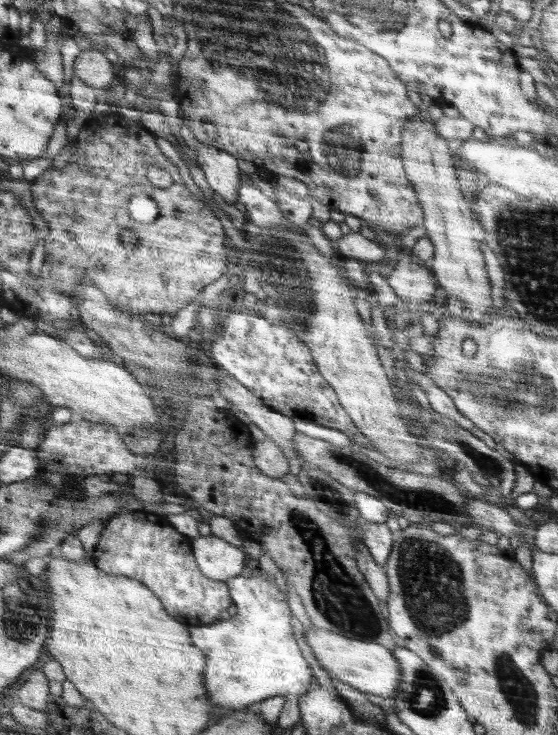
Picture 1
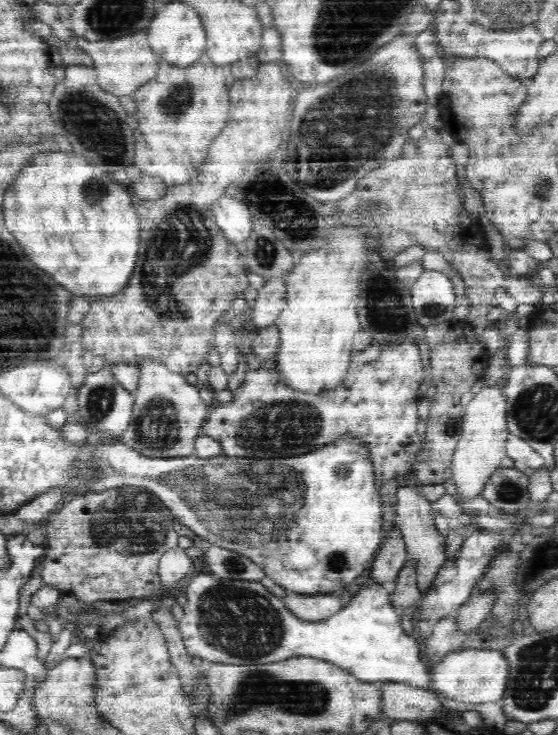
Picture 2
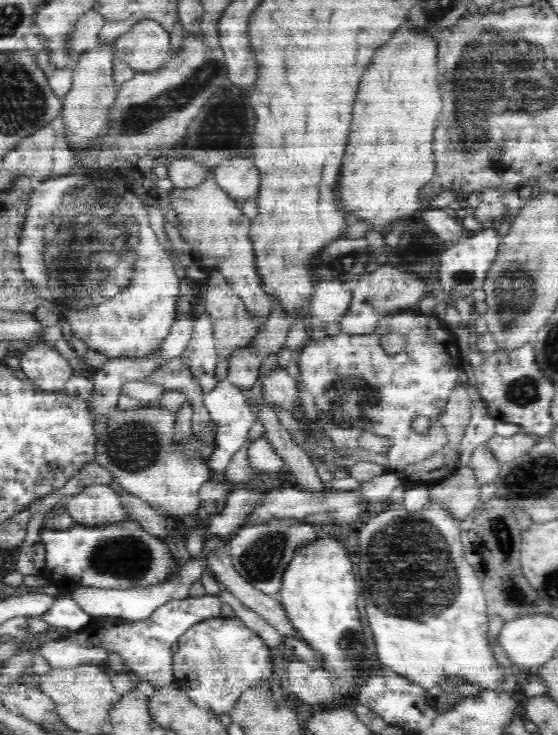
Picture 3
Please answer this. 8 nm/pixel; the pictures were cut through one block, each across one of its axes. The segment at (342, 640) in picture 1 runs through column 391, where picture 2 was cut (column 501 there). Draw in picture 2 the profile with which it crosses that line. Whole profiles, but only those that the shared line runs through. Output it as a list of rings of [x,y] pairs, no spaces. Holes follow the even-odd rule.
[[[469,647],[444,657],[438,664],[431,668],[434,686],[438,692],[445,694],[454,701],[463,703],[500,702],[507,692],[508,674],[510,666],[506,654],[500,650]]]

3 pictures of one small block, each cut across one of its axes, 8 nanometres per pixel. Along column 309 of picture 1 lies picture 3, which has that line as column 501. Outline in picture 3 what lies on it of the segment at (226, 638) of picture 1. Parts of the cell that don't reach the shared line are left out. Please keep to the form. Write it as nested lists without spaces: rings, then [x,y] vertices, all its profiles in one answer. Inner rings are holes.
[[[431,502],[422,510],[409,512],[407,508],[400,504],[388,503],[386,510],[379,510],[372,513],[372,517],[365,526],[357,534],[357,541],[360,544],[360,572],[362,572],[362,596],[366,600],[366,612],[368,612],[368,622],[370,628],[374,632],[374,640],[376,651],[378,651],[378,659],[384,663],[386,668],[394,673],[405,676],[414,684],[421,686],[427,690],[434,688],[436,685],[445,681],[448,677],[456,677],[480,688],[490,688],[490,690],[502,690],[504,684],[504,674],[506,670],[502,665],[498,664],[494,657],[493,648],[488,641],[488,612],[486,612],[486,600],[484,600],[484,591],[482,590],[482,582],[476,578],[476,572],[472,569],[471,563],[467,561],[464,554],[464,546],[462,541],[462,528],[458,528],[458,519],[453,518],[449,510],[445,510],[443,504]]]

